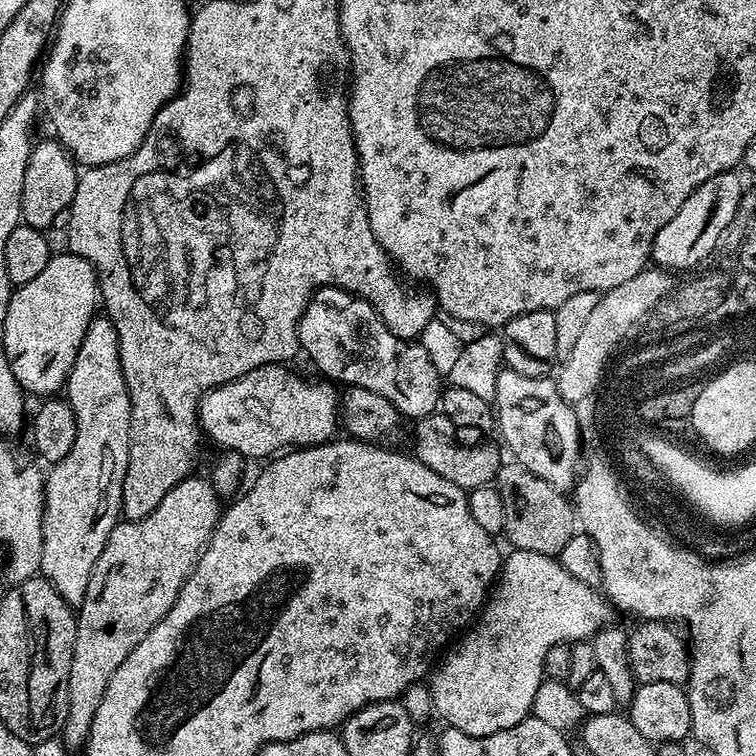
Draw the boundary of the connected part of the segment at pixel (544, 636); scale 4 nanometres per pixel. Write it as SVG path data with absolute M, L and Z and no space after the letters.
M512 550L509 553L509 556L507 553L503 557L500 565L500 575L494 587L491 589L488 599L484 601L484 606L480 609L474 623L443 653L442 659L435 665L434 671L430 676L430 687L432 697L434 698L434 706L436 707L435 715L437 717L441 716L445 720L443 723L447 727L462 730L462 734L489 736L490 734L498 734L498 730L510 730L510 726L518 726L518 722L522 722L530 715L534 694L538 694L538 686L546 678L544 674L544 663L546 662L546 654L548 651L553 646L558 646L565 642L591 641L597 632L601 632L603 628L607 628L613 623L612 612L614 613L614 608L603 591L591 588L586 582L578 582L578 578L574 578L574 574L570 574L570 570L566 570L560 565L557 557L547 556L546 554L534 554L533 552L522 552L519 550Z

